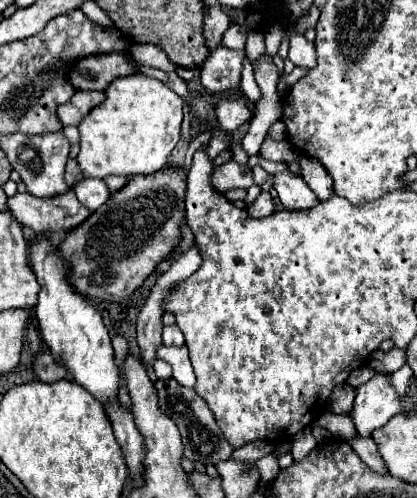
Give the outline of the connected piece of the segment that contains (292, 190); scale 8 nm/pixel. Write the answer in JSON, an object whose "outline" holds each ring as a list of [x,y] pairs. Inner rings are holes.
{"outline":[[[290,172],[274,174],[274,188],[278,192],[280,202],[288,210],[306,210],[318,202],[318,198],[310,190],[310,186],[304,184],[304,178],[290,174]]]}

